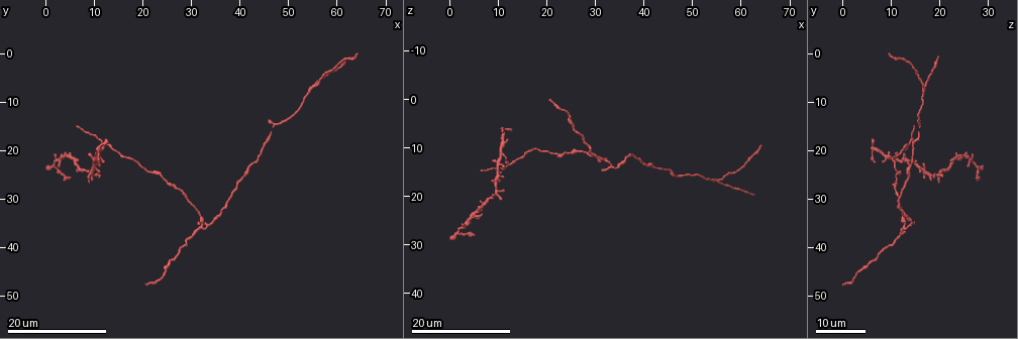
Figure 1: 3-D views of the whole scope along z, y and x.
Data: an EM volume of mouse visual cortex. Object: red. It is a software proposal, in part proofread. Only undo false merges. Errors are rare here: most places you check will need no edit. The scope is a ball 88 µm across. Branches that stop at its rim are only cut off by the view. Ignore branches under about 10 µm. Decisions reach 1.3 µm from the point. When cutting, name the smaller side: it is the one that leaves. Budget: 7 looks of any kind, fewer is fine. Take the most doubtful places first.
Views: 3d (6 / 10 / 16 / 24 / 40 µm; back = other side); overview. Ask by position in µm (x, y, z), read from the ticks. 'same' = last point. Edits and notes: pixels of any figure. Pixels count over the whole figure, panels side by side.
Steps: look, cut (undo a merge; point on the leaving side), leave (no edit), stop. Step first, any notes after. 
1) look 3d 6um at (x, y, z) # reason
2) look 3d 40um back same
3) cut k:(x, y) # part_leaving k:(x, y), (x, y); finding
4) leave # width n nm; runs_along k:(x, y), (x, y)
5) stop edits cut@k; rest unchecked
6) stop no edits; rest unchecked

look 3d 16um at (10.5, 22.0, 13.0) # four-way junction

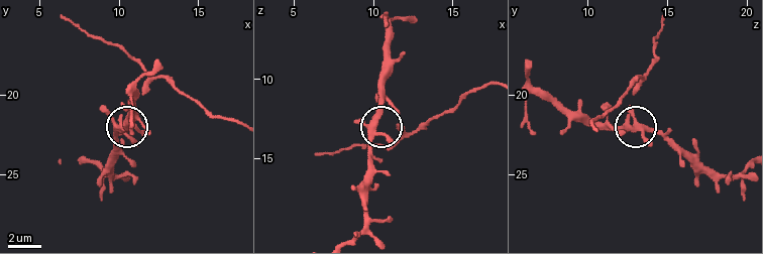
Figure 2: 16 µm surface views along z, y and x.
look 3d 6um at (10.1, 22.1, 12.8) # closer look

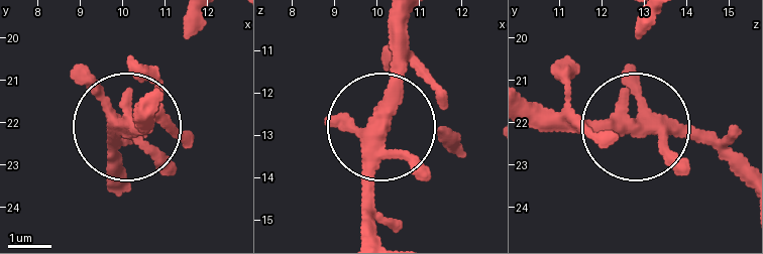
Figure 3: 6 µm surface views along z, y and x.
leave # runs_along 3:(194, 25), (122, 123), (143, 123); continuous, no second neuron

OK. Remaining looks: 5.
look 3d 16um at (33.0, 36.0, 13.0) # narrows sharply

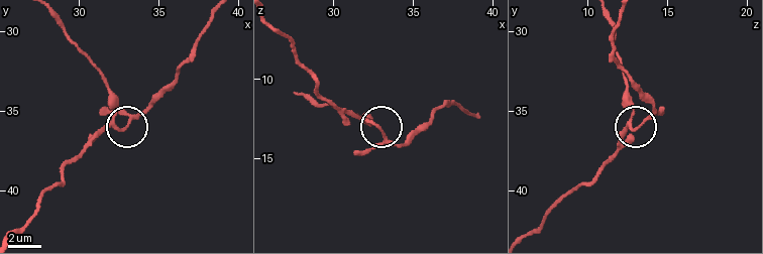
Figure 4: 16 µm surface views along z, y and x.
look 3d 10um at (32.8, 36.1, 13.0)

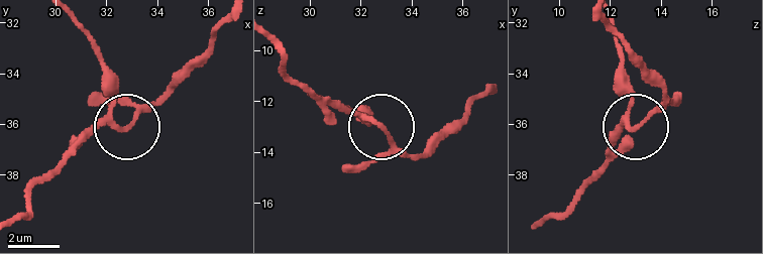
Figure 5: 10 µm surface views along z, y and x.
leave # arms 4; all the same neuron

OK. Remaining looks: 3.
look 3d 24um at (55.5, 7.0, 16.5) # side arm on a straight run

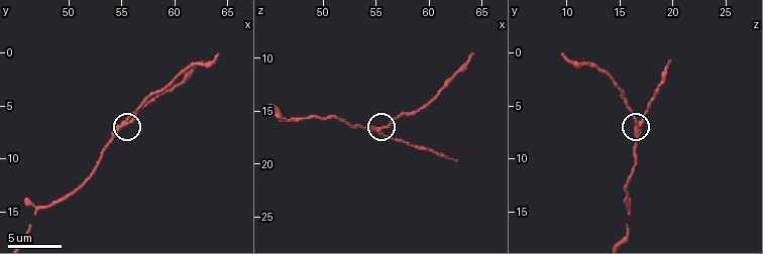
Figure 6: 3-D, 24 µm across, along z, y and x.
look 3d 6um at (55.4, 6.8, 16.6)

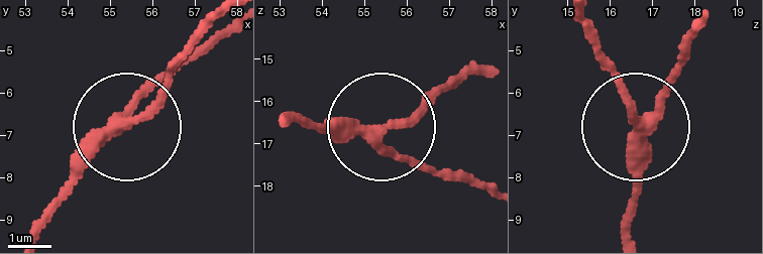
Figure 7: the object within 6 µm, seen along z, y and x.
leave # width 240 nm; runs_along 7:(283, 123), (388, 123), (460, 83); continuous, no second neuron

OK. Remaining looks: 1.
stop no edits; rest unchecked

